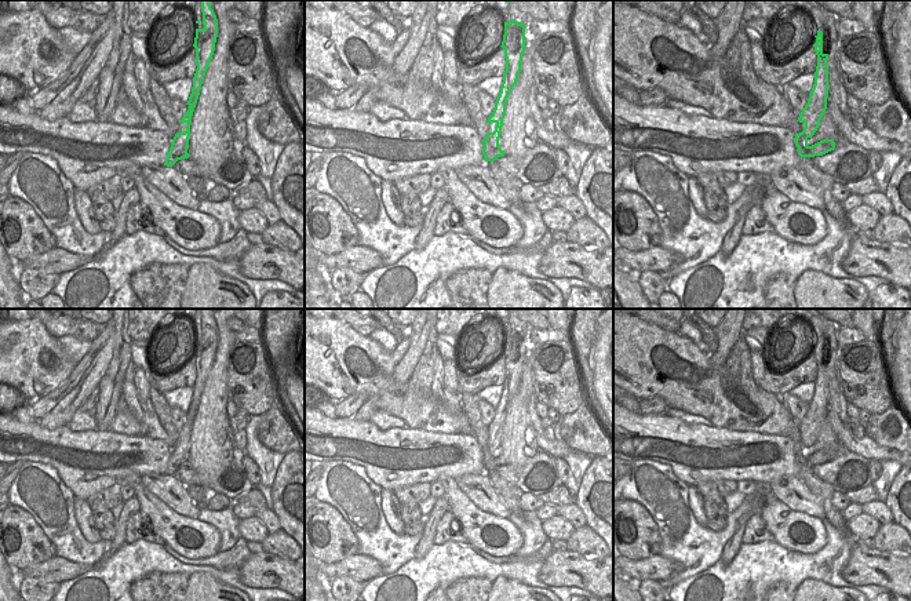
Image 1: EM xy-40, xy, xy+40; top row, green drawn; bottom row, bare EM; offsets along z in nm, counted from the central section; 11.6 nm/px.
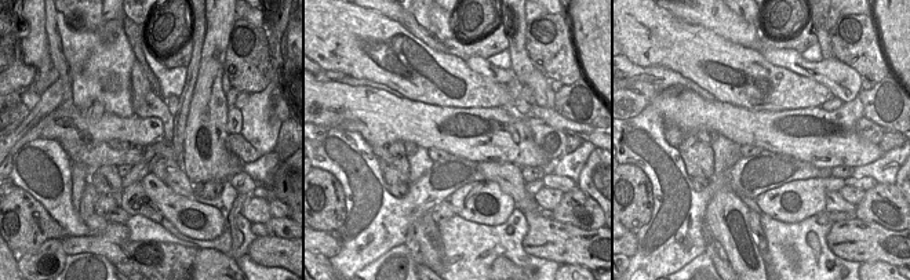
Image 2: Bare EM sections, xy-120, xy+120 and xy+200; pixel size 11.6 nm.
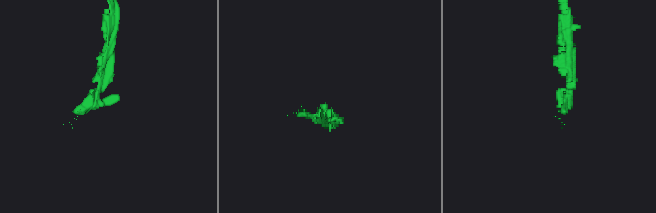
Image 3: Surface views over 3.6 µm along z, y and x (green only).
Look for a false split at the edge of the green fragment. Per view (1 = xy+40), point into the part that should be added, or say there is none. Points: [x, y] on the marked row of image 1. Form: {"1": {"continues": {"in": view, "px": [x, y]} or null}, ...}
{"1": {"continues": null}}

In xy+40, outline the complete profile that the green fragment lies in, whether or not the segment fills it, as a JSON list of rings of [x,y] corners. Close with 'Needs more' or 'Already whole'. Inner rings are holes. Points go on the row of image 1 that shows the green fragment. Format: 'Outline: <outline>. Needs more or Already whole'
Outline: [[[817,30],[817,34],[815,37],[816,43],[813,44],[813,47],[817,55],[815,84],[809,94],[808,103],[798,117],[798,121],[805,124],[803,131],[795,134],[794,138],[801,160],[803,157],[823,156],[835,149],[834,139],[823,139],[812,146],[808,145],[808,139],[815,135],[820,125],[820,120],[826,113],[828,98],[828,54],[823,52],[823,32]]]. Already whole

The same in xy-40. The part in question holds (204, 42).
Outline: [[[201,0],[201,12],[203,12],[203,29],[196,29],[196,37],[193,47],[196,48],[196,73],[193,77],[193,87],[192,94],[187,101],[189,110],[185,110],[185,114],[181,124],[186,123],[185,132],[176,132],[170,152],[167,154],[164,165],[172,167],[178,160],[189,159],[187,147],[189,147],[189,138],[190,138],[190,124],[192,116],[200,95],[201,84],[208,69],[208,65],[212,59],[215,51],[215,43],[218,37],[218,19],[211,8],[209,0]]]. Already whole

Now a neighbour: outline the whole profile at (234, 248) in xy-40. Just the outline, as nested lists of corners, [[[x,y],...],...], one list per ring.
[[[238,229],[236,236],[222,244],[216,244],[212,248],[205,248],[205,249],[197,249],[197,251],[190,251],[186,249],[181,245],[178,245],[175,241],[172,241],[167,234],[163,237],[167,244],[170,244],[175,251],[189,255],[189,256],[208,256],[214,258],[219,262],[227,262],[232,259],[240,261],[240,258],[251,248],[251,243],[247,238],[247,232],[244,229]]]

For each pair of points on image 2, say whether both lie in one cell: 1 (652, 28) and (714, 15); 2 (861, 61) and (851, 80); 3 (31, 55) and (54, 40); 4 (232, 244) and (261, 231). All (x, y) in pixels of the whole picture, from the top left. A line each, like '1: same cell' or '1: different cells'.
1: different cells
2: different cells
3: different cells
4: different cells

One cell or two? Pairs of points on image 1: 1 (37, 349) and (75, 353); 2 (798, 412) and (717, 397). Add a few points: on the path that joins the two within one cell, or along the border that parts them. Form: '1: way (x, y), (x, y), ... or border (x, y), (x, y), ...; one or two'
1: border (57, 338), (65, 353), (76, 363); two
2: border (779, 397), (789, 414), (798, 422); two

